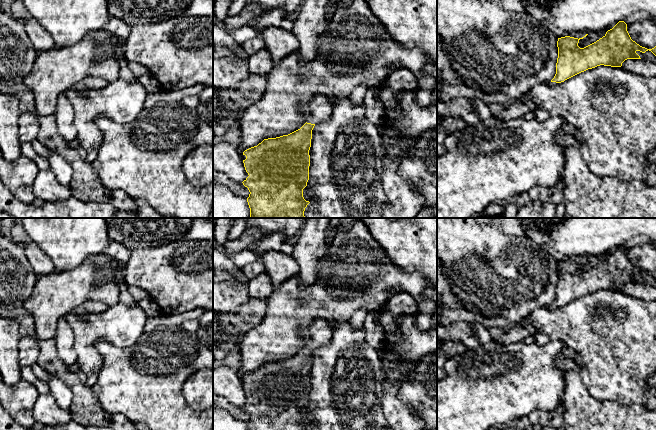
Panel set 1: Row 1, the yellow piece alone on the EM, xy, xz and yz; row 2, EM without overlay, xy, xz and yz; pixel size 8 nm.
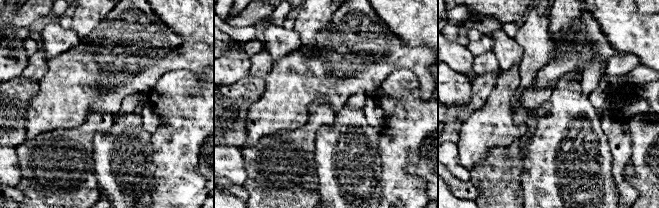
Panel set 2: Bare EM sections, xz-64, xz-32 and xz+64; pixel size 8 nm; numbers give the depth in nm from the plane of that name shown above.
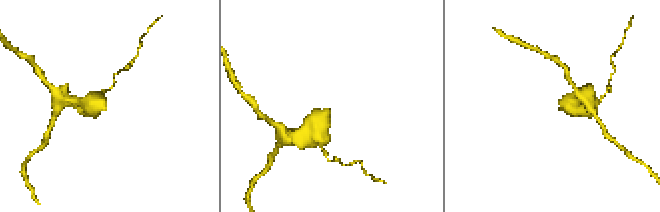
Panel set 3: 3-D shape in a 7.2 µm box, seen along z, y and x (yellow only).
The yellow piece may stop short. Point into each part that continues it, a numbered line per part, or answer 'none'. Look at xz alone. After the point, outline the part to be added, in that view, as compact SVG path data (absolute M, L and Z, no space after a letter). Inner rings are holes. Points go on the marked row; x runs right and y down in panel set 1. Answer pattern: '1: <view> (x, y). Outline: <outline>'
1: xz (318, 109). Outline: M316 94L303 105L302 112L308 116L307 123L318 124L329 120L332 105L325 95Z

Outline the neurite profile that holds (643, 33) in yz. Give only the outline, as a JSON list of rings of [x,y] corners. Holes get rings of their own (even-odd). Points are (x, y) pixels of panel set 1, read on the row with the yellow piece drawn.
[[[653,18],[627,25],[633,41],[642,47],[652,49],[656,46],[656,23]]]

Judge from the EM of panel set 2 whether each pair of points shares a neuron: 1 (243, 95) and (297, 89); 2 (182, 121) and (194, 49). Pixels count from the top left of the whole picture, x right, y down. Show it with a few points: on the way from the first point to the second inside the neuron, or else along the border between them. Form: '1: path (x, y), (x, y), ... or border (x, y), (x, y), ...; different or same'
1: border (265, 79), (265, 91), (252, 104), (248, 112); different
2: border (167, 71), (188, 69), (199, 78), (203, 74); different

